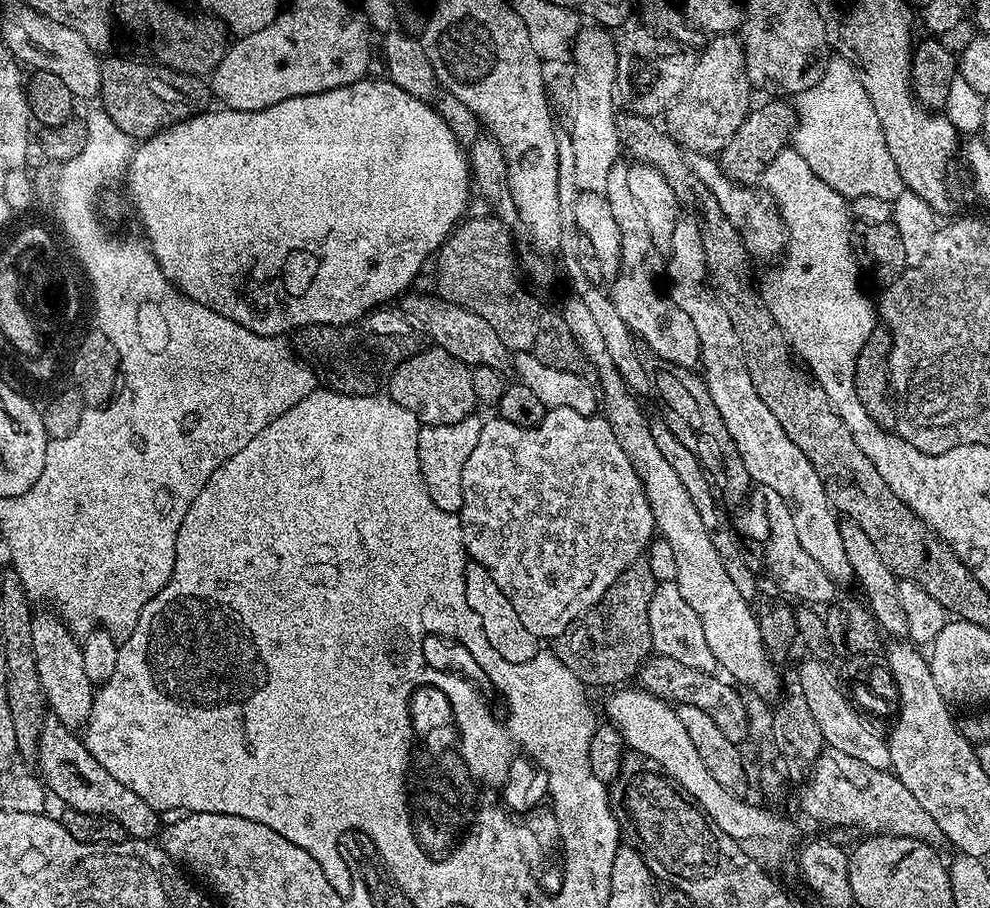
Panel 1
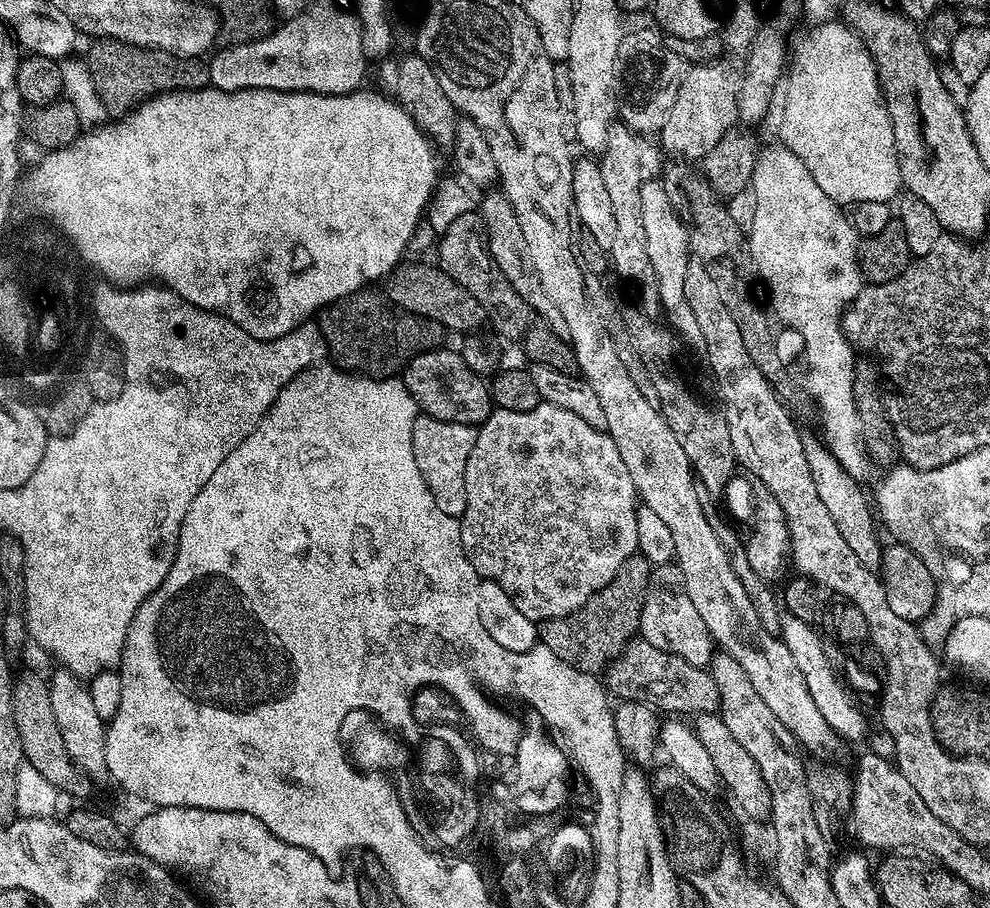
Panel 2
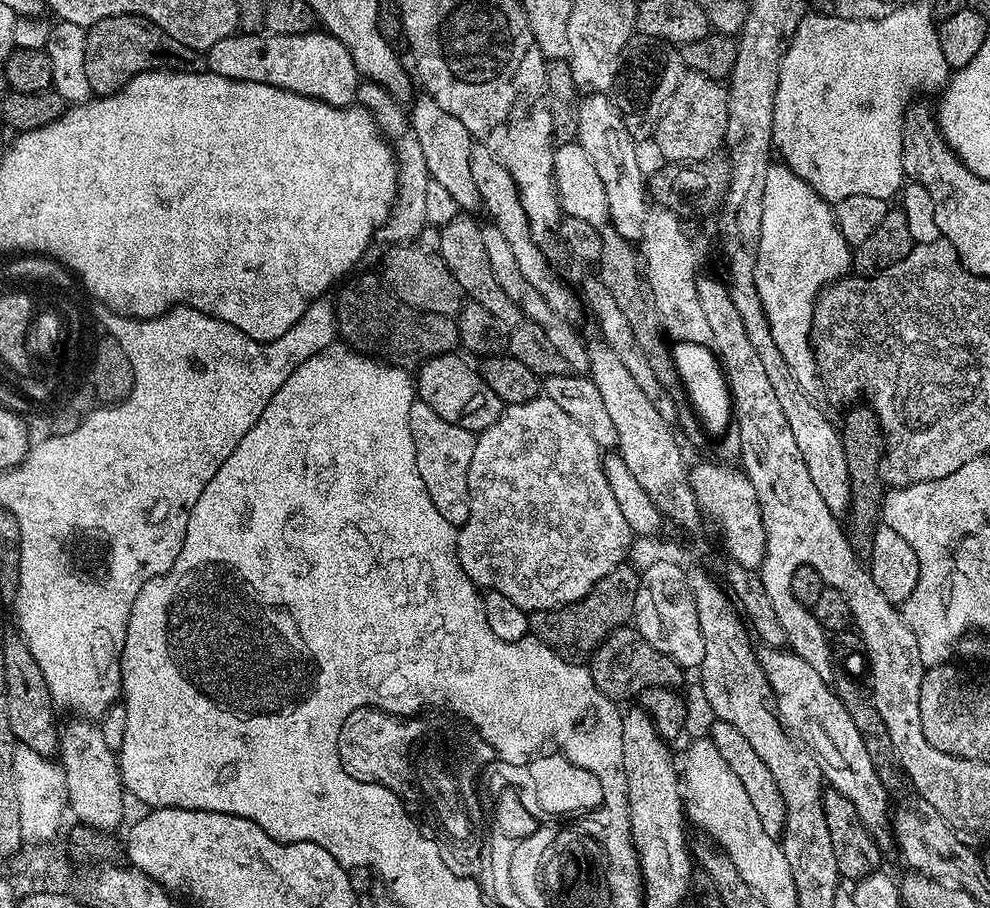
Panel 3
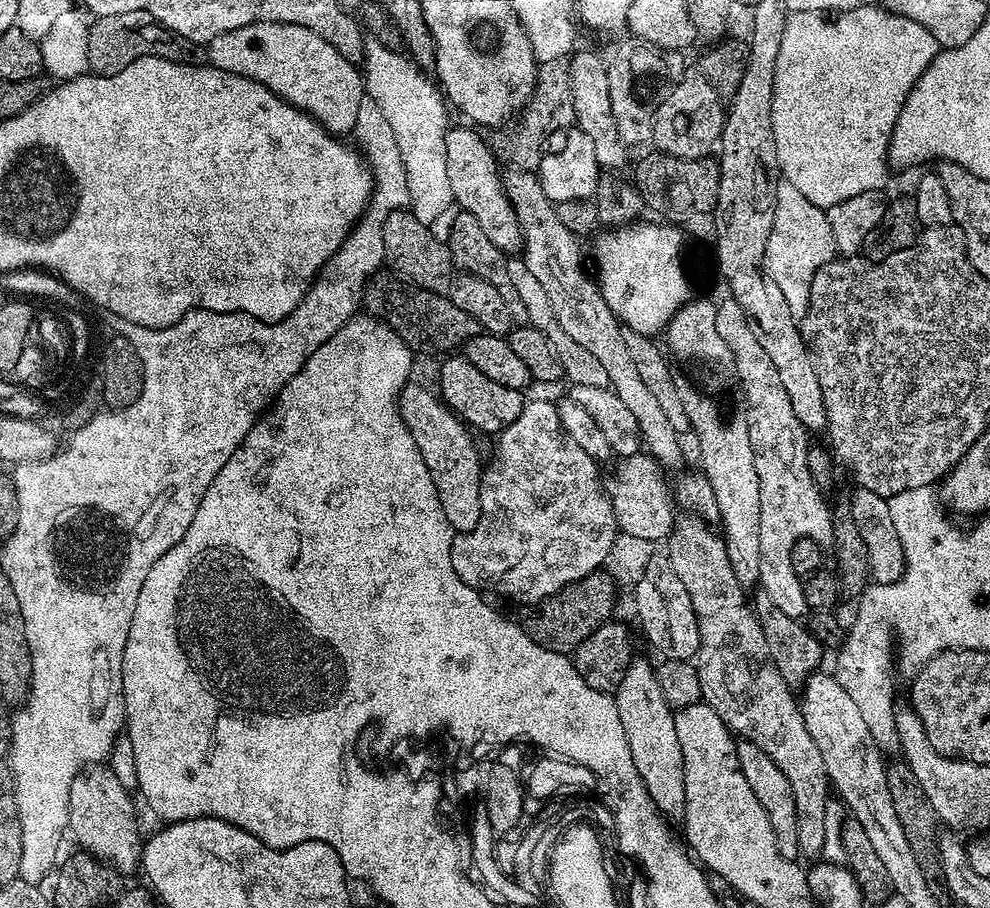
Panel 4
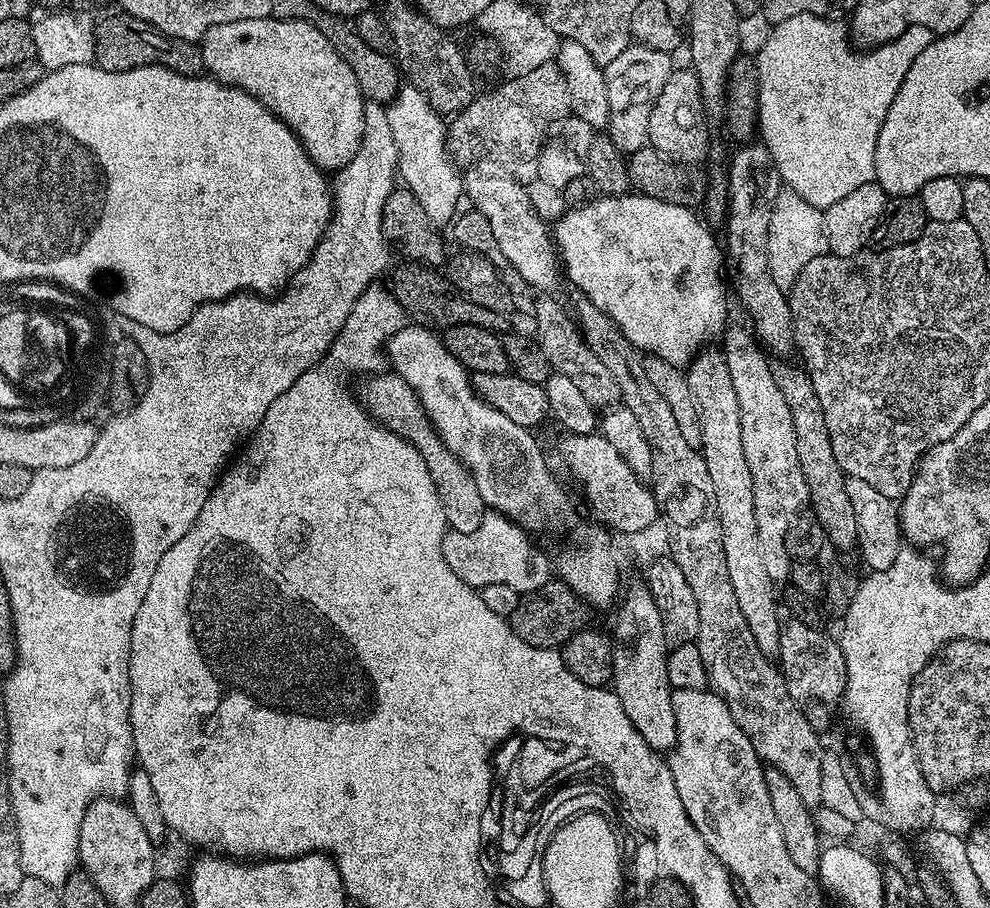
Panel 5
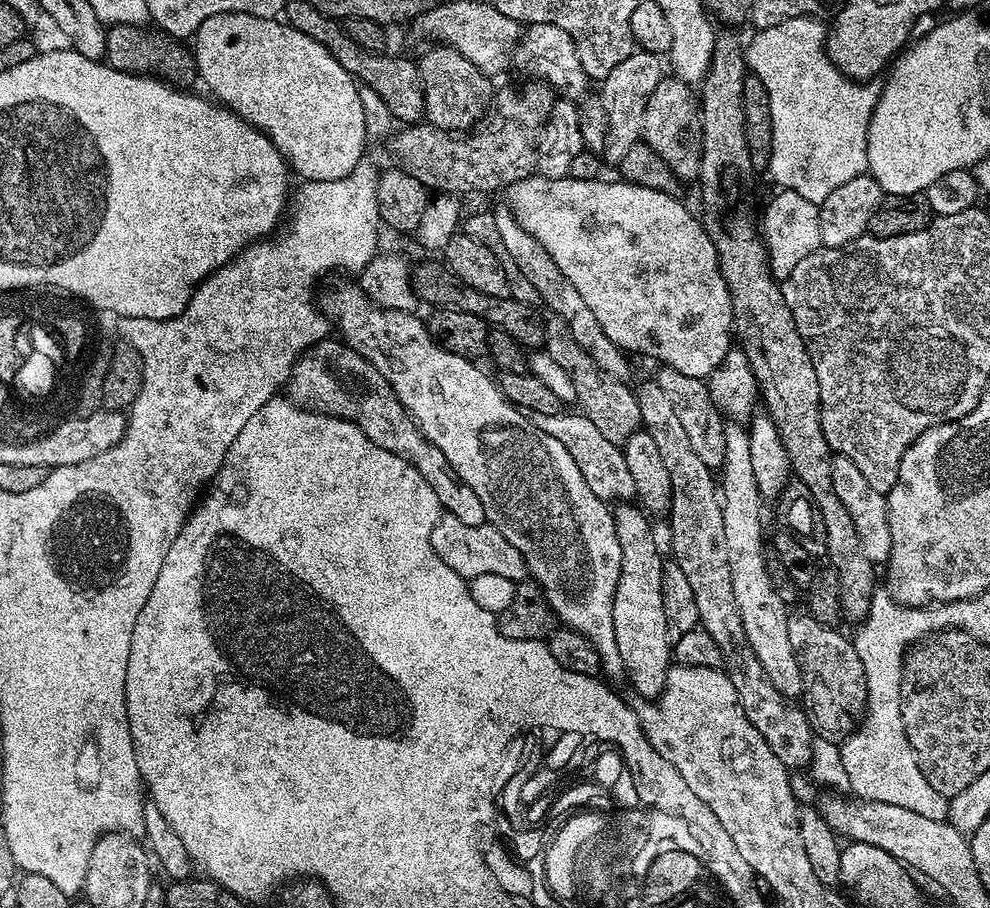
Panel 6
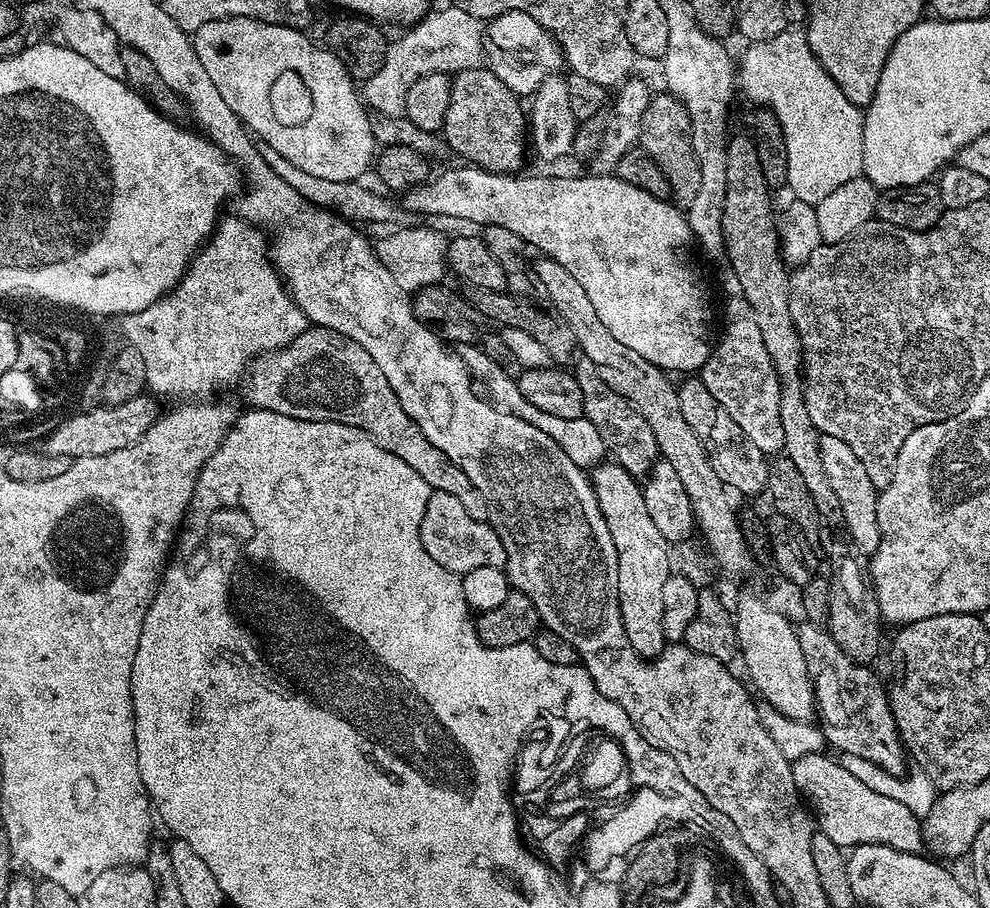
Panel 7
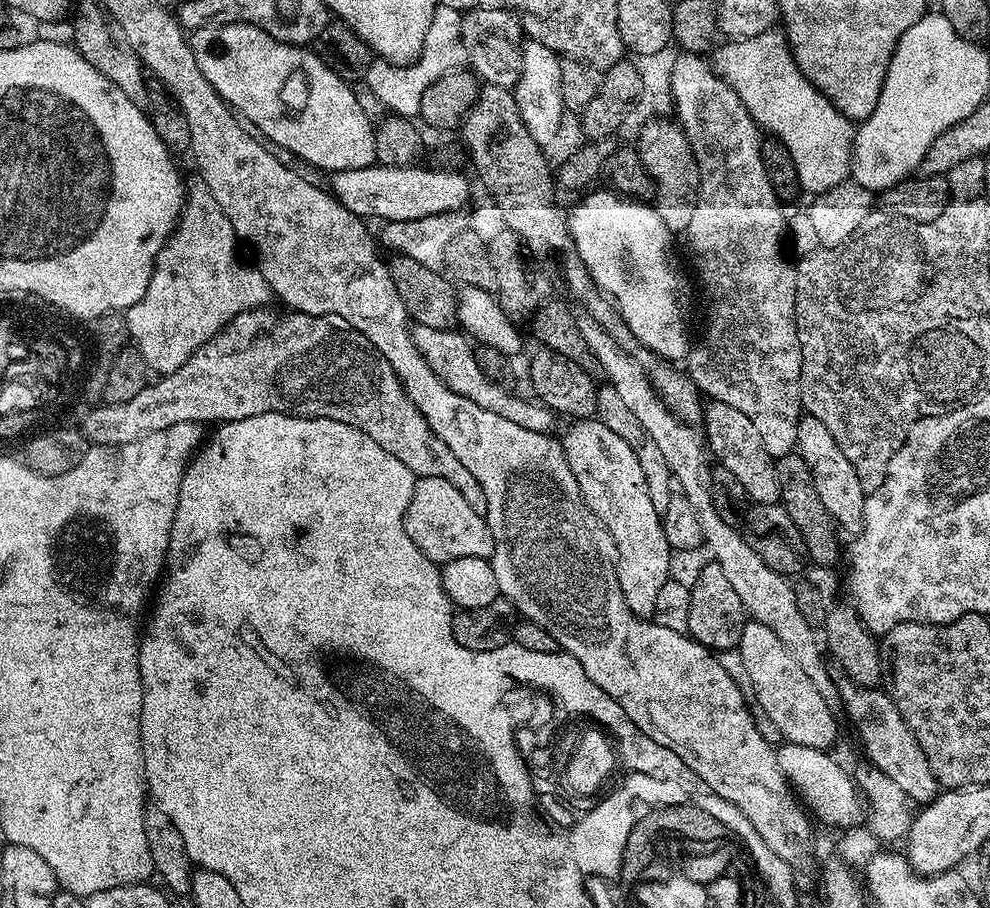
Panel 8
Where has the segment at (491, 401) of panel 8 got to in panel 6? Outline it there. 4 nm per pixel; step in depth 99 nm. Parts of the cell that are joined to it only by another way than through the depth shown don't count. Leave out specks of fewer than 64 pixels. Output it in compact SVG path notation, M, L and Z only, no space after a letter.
M561 410L558 414L531 413L530 419L538 430L550 434L550 438L558 438L566 450L570 450L570 458L578 462L578 470L582 470L582 478L586 478L586 486L598 494L606 502L628 502L636 495L634 490L634 478L630 478L630 470L626 470L626 458L624 457L621 445L610 442L610 438L602 435L602 430L590 422L582 414L571 416L571 411Z

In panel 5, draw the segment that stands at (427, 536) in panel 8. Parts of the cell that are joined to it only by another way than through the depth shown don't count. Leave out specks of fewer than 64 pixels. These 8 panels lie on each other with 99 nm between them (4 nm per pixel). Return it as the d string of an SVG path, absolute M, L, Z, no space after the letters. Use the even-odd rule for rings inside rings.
M489 511L482 518L482 526L478 526L478 530L470 530L470 534L458 534L451 530L445 532L442 554L450 570L454 570L454 574L458 574L458 578L462 578L462 582L471 588L479 590L486 586L502 585L514 590L539 590L550 580L550 576L544 573L548 568L548 556L544 552L536 552L528 539L529 533L516 521ZM531 556L532 564L528 561Z

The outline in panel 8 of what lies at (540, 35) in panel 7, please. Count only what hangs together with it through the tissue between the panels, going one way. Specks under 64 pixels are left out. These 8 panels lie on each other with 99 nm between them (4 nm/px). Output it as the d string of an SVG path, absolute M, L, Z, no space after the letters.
M469 8L460 18L466 64L484 84L515 89L522 70L522 20L506 8Z

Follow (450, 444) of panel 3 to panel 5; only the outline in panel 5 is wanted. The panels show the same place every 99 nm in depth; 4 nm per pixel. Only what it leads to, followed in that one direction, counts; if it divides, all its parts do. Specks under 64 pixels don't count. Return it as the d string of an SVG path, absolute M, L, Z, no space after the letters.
M391 370L369 375L365 380L368 381L361 386L360 392L358 388L360 403L363 404L368 414L376 419L377 424L398 434L398 438L410 442L410 446L414 446L414 450L418 450L418 454L422 454L422 462L426 462L426 470L430 470L430 478L434 478L434 490L438 490L438 498L442 498L442 510L446 510L446 522L449 529L458 534L470 534L470 530L478 530L478 526L482 526L482 518L486 514L486 505L482 494L478 494L478 486L474 484L470 470L444 445L442 438L434 430L418 394L414 394L414 390L410 390L408 383Z

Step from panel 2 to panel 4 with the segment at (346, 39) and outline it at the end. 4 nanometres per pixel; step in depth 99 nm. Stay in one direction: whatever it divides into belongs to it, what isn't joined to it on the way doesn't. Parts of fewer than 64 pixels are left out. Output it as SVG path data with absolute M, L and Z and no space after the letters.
M257 19L255 24L215 36L206 45L206 60L213 68L262 82L275 96L313 116L330 133L351 133L358 122L358 108L366 99L361 69L342 58L326 38L318 38L302 26Z

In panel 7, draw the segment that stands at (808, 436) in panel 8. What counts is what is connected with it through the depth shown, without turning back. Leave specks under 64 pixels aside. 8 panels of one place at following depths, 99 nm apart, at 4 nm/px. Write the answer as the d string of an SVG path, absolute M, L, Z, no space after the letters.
M821 435L820 454L822 467L826 469L826 478L830 478L830 487L834 490L839 504L842 505L843 531L851 540L861 557L871 558L878 550L880 531L878 530L878 490L874 482L870 482L870 474L866 474L866 466L858 462L858 454L842 442L842 438Z

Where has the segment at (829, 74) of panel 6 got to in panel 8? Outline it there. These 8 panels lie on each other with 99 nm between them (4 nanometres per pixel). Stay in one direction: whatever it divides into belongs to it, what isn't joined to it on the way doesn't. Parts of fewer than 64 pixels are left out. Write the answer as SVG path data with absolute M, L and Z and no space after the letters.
M783 31L763 32L754 38L728 40L720 49L717 47L714 67L716 73L742 98L746 110L765 133L777 136L790 150L790 158L798 166L801 189L806 193L819 194L849 179L852 167L853 121L847 120L831 102L817 90L798 70L788 45L788 37Z

